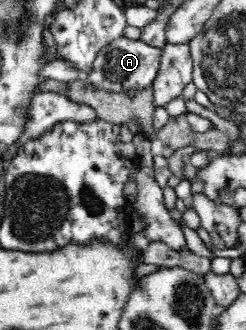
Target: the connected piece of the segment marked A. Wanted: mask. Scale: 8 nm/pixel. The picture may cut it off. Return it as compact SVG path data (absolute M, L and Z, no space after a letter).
M123 37L121 40L113 41L108 44L97 56L94 61L93 71L88 75L88 82L111 91L123 91L123 87L134 87L139 85L145 88L157 77L162 53L164 49L147 45L143 41L133 41Z

